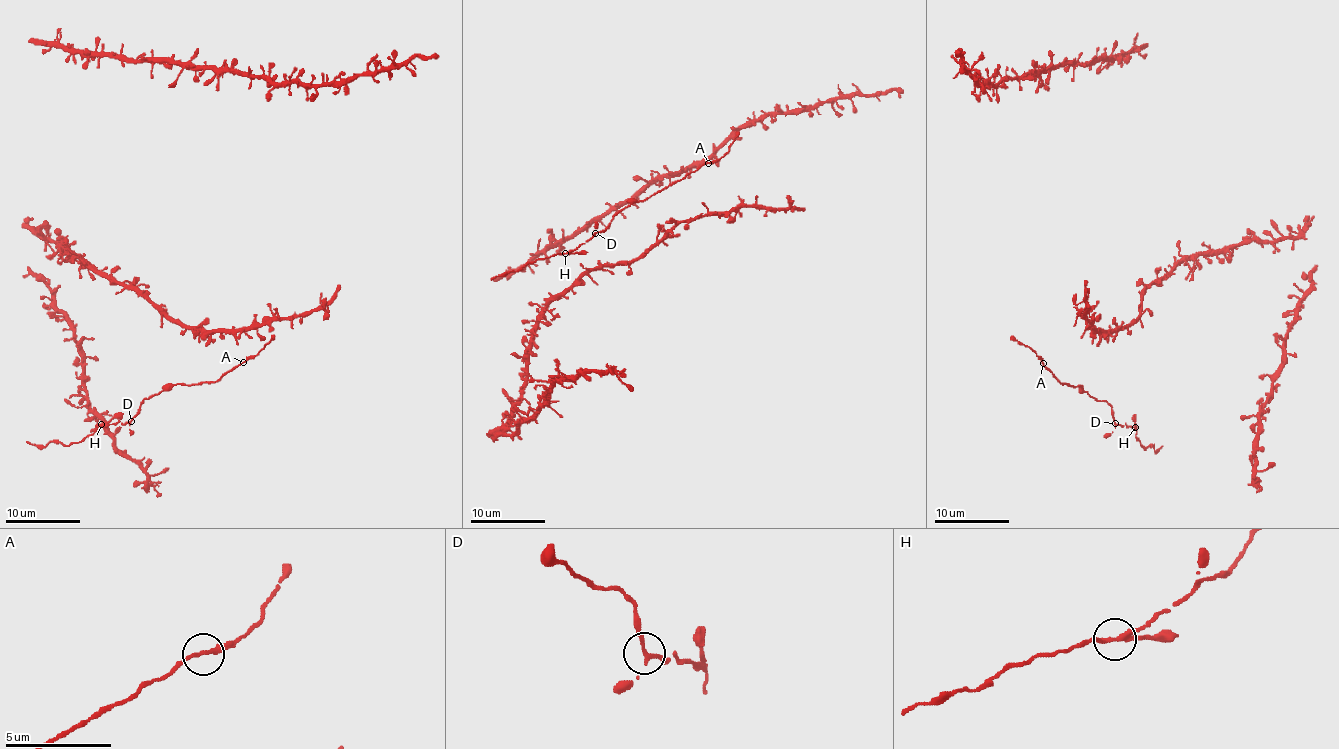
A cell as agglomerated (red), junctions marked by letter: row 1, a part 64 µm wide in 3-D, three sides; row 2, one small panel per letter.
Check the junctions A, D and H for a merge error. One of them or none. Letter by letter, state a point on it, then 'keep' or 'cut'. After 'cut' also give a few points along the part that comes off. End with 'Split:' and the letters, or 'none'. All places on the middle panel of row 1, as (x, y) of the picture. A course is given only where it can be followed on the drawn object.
A: place (708, 163); keep
D: place (595, 233); keep
H: place (565, 253); cut; course (565, 253), (588, 252)
Split: H

